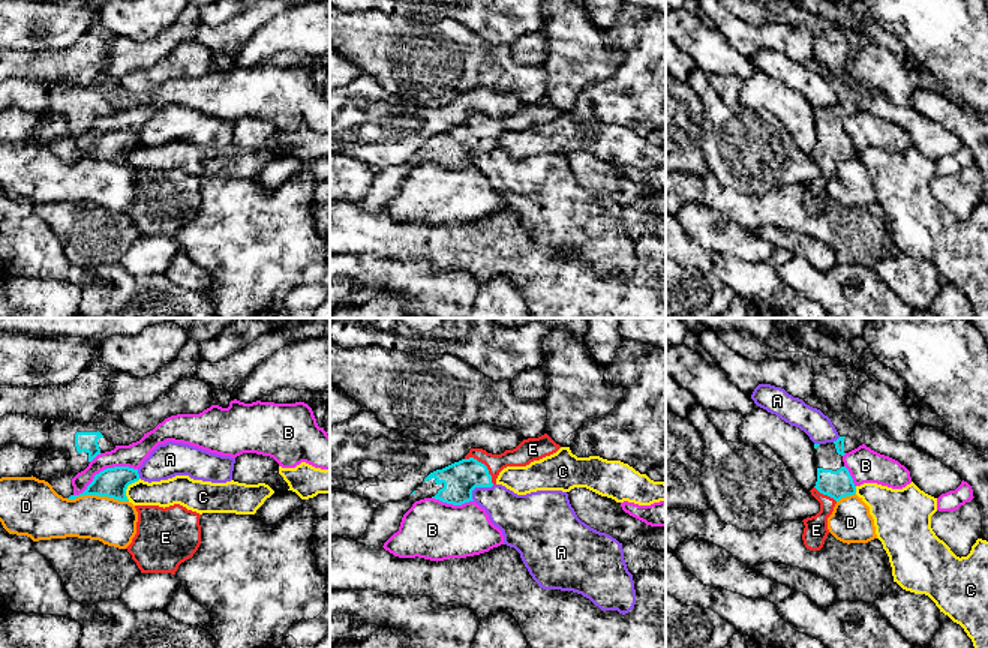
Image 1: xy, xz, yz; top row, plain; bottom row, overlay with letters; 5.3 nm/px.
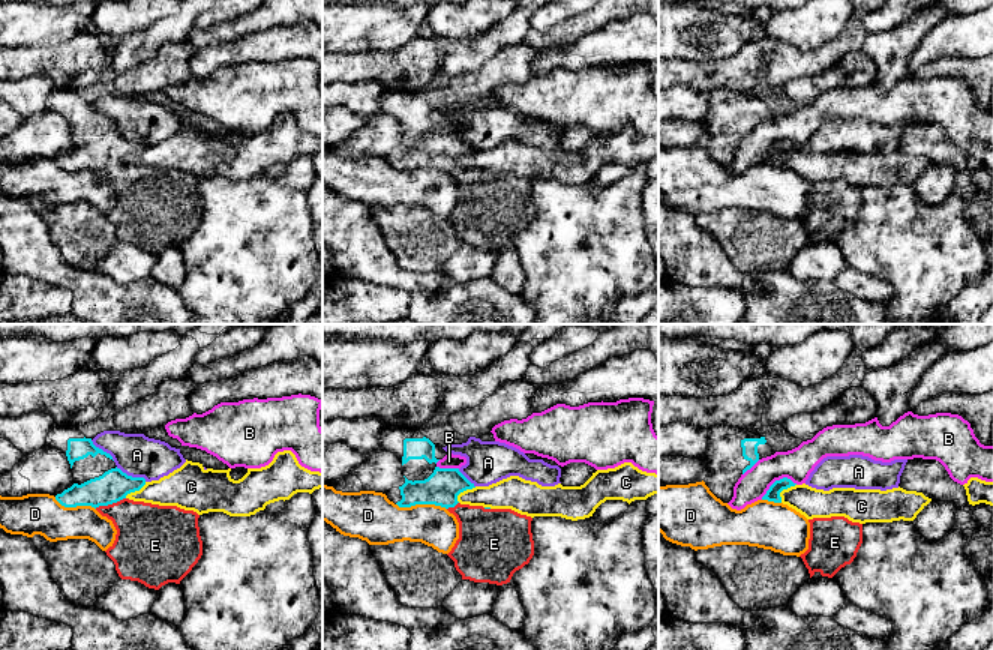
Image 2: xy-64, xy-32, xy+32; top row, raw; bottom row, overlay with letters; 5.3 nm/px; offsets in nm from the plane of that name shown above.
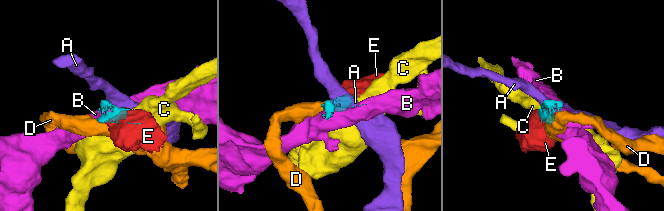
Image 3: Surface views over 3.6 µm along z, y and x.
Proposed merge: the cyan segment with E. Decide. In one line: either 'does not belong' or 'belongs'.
belongs

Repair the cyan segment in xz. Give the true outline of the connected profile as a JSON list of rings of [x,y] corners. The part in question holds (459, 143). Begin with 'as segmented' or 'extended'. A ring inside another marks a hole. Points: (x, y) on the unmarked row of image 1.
extended | [[[547,98],[523,104],[516,112],[501,118],[483,112],[471,112],[459,126],[430,136],[424,146],[405,164],[378,170],[366,196],[357,204],[364,210],[382,212],[399,195],[403,178],[415,165],[435,162],[447,168],[462,170],[474,165],[475,152],[492,152],[499,136],[507,130],[526,130],[534,124],[556,117],[561,112]]]

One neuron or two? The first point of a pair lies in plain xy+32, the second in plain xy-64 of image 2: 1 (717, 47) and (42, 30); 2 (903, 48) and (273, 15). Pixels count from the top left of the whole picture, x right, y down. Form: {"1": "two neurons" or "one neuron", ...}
{"1": "one neuron", "2": "one neuron"}

